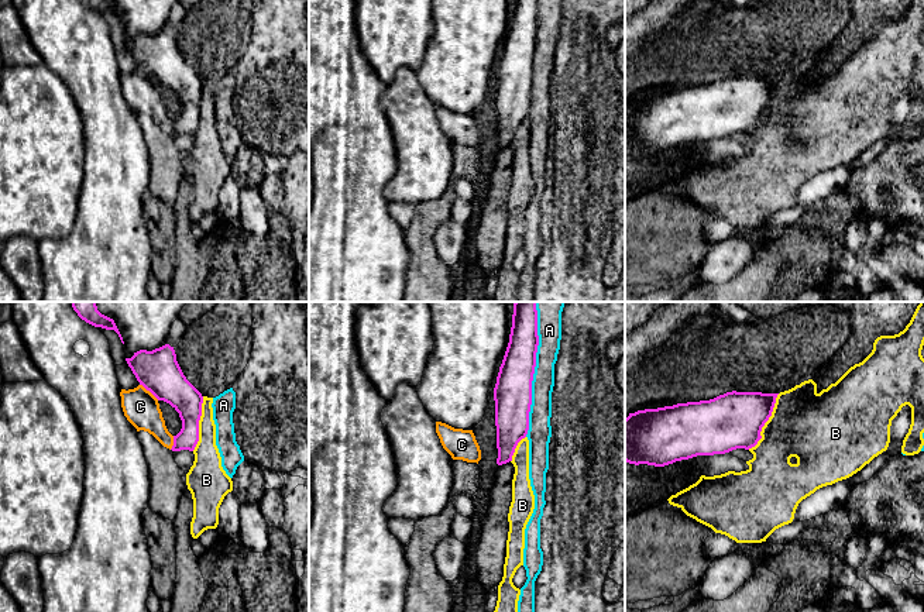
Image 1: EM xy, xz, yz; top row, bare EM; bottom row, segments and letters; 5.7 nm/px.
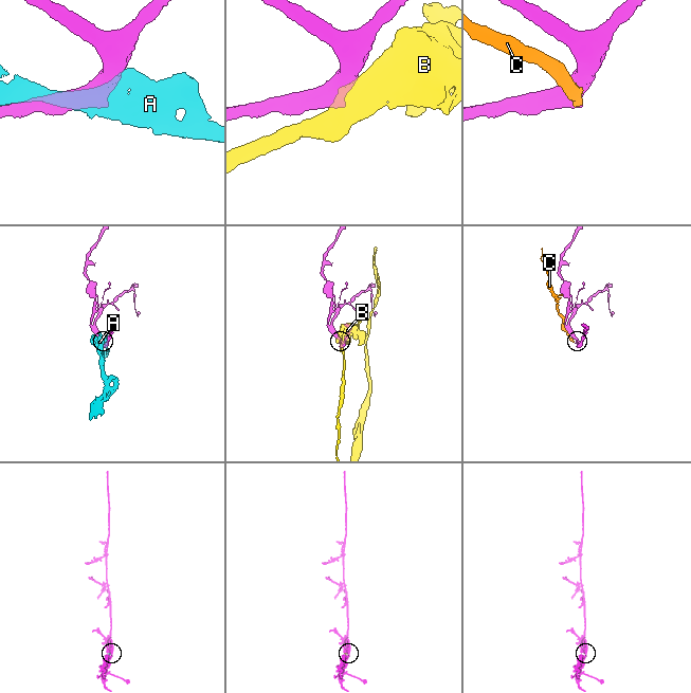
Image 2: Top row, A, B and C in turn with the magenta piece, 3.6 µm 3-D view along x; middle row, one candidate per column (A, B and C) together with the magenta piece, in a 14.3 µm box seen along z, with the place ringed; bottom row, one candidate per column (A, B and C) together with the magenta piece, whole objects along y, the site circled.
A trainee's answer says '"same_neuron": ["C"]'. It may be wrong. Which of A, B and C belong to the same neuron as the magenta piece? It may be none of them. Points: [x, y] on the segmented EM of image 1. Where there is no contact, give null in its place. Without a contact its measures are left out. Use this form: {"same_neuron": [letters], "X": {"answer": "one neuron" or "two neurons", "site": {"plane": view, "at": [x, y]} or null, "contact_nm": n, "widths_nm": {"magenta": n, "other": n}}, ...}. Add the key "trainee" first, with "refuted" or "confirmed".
{"trainee": "confirmed", "same_neuron": ["C"], "A": {"answer": "two neurons", "site": {"plane": "xz", "at": [533, 370]}, "contact_nm": 750, "widths_nm": {"magenta": 220, "other": 140}}, "B": {"answer": "two neurons", "site": {"plane": "yz", "at": [765, 422]}, "contact_nm": 360, "widths_nm": {"magenta": 320, "other": 380}}, "C": {"answer": "one neuron", "site": {"plane": "xy", "at": [150, 391]}, "contact_nm": 140, "widths_nm": {"magenta": 240, "other": 200}}}

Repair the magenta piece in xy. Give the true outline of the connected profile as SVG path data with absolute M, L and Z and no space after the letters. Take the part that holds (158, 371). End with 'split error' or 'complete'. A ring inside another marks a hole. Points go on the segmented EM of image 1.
M165 344L152 351L140 350L126 361L140 385L179 413L182 429L174 436L171 450L193 451L199 441L203 396L183 375L174 347Z | complete

